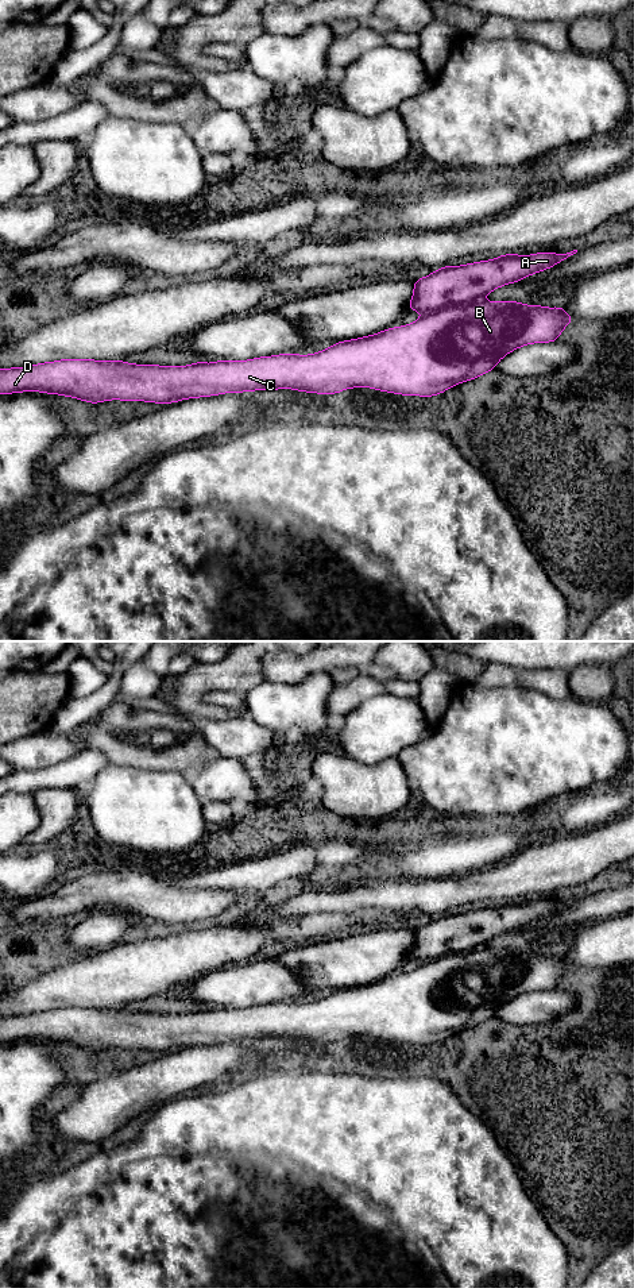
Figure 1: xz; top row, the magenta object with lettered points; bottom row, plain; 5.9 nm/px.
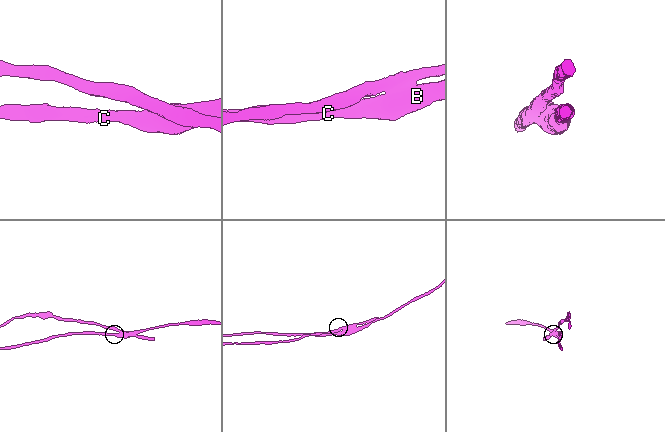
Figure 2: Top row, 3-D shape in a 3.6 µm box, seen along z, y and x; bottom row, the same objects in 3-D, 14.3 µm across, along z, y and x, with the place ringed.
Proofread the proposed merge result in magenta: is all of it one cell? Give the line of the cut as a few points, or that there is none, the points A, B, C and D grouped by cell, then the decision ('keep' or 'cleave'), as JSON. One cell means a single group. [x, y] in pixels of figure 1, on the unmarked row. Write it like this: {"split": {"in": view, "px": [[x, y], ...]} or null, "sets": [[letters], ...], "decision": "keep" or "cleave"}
{"split": {"in": "xz", "px": [[476, 948], [425, 961]]}, "sets": [["A"], ["B", "C", "D"]], "decision": "cleave"}

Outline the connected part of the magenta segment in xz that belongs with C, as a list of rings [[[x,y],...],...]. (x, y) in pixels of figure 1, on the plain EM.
[[[475,949],[425,961],[420,968],[407,973],[387,976],[366,986],[337,990],[332,995],[310,1003],[281,1002],[247,1007],[244,1010],[196,1010],[190,1014],[132,1013],[123,1009],[61,1007],[28,1015],[0,1017],[0,1042],[42,1040],[73,1045],[90,1052],[109,1048],[171,1052],[185,1046],[220,1044],[221,1041],[294,1037],[308,1041],[336,1042],[349,1036],[367,1034],[394,1042],[432,1045],[464,1029],[471,1029],[494,1018],[496,1011],[515,996],[531,991],[557,990],[561,979],[572,969],[575,969],[573,965],[569,964],[563,955],[545,956],[541,953],[523,953],[518,949]]]

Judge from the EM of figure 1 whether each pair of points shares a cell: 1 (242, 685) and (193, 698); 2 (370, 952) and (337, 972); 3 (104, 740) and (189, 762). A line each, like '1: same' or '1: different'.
1: same
2: same
3: same

